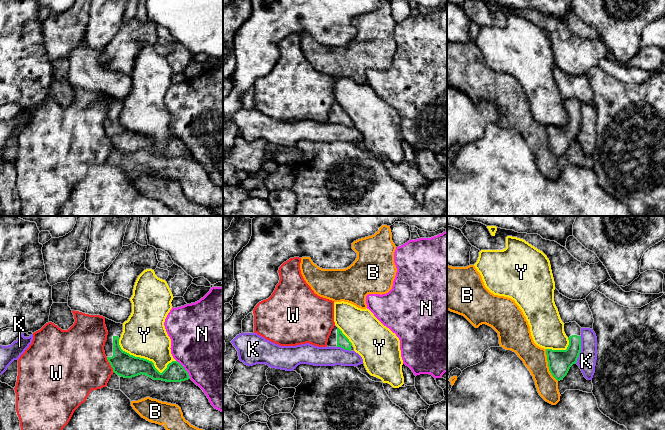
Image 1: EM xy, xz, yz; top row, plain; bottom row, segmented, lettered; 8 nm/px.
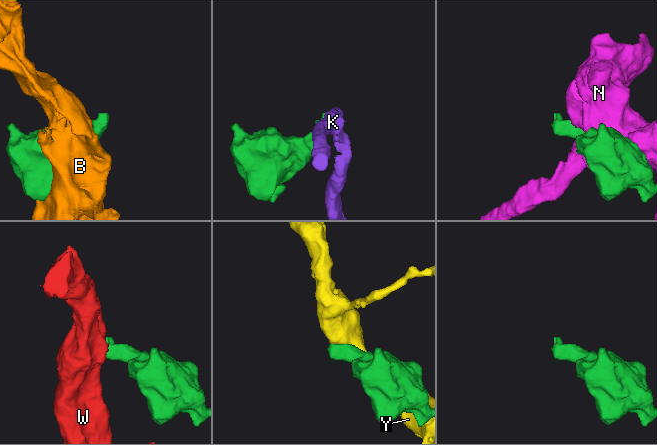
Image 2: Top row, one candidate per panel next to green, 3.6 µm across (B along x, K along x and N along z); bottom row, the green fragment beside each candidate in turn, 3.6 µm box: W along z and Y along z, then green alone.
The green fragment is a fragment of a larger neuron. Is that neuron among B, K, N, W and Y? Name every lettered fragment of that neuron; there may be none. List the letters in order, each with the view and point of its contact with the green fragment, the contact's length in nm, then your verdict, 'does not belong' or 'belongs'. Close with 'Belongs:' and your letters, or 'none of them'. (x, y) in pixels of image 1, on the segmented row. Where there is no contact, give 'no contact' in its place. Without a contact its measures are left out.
B: meets green in yz at (548, 365); contact 280 nm long; does not belong
K: meets green in yz at (580, 349); contact 220 nm long; does not belong
N: meets green in xy at (184, 369); contact 190 nm long; does not belong
W: meets green in xy at (110, 364); contact 140 nm long; does not belong
Y: meets green in xy at (145, 359); contact 500 nm long; does not belong
Belongs: none of them

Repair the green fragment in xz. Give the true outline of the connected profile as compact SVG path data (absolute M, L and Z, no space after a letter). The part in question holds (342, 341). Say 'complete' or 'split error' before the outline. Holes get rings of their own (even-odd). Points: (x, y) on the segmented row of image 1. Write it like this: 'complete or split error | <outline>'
split error | M335 325L327 342L328 347L341 347L345 350L354 351L354 347L349 339Z

